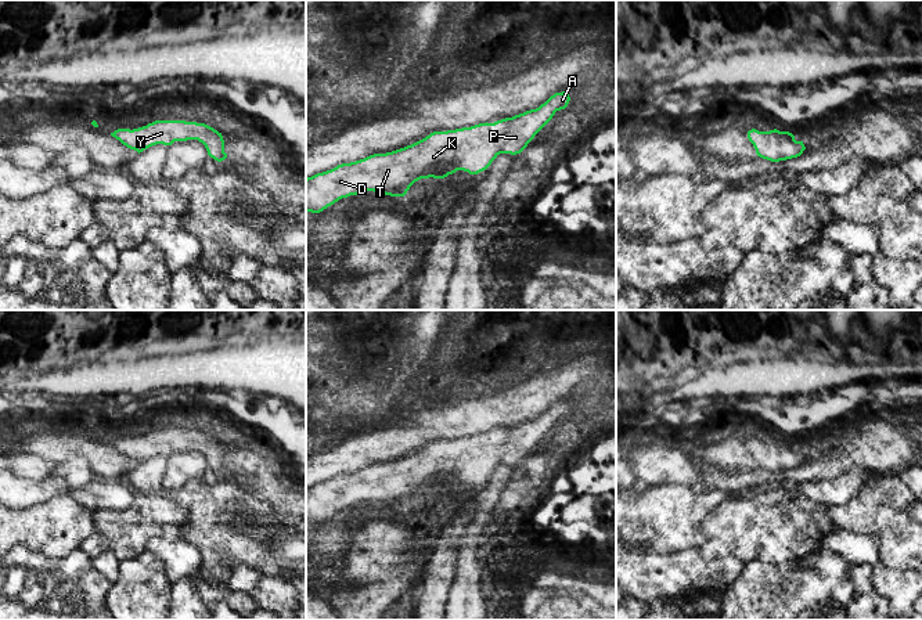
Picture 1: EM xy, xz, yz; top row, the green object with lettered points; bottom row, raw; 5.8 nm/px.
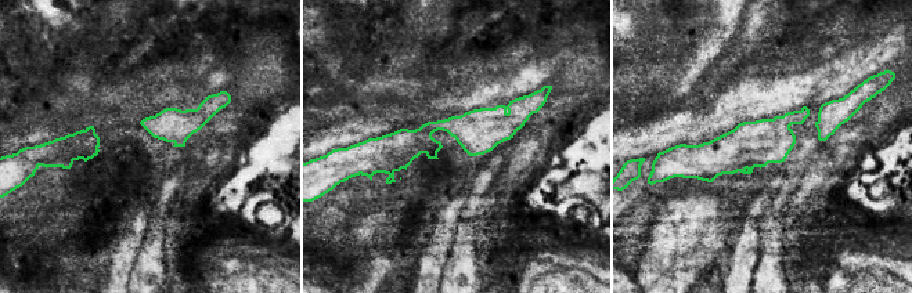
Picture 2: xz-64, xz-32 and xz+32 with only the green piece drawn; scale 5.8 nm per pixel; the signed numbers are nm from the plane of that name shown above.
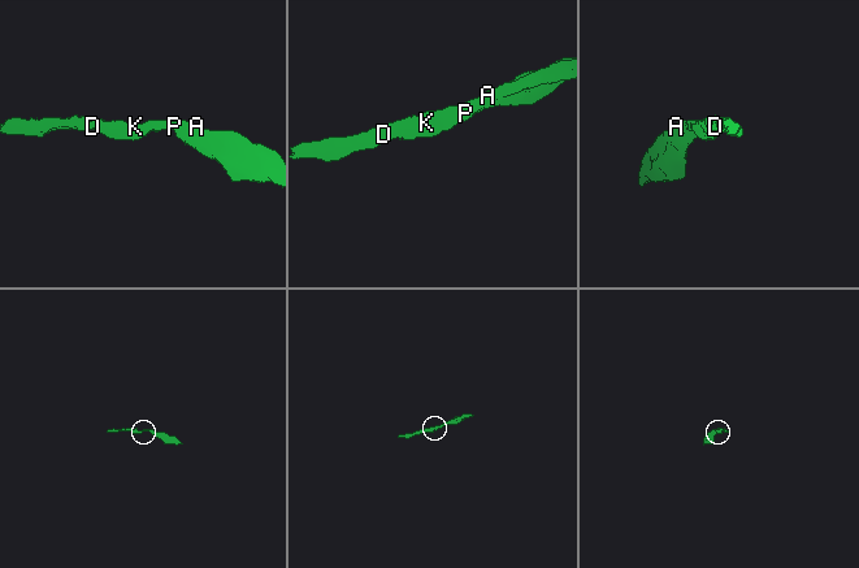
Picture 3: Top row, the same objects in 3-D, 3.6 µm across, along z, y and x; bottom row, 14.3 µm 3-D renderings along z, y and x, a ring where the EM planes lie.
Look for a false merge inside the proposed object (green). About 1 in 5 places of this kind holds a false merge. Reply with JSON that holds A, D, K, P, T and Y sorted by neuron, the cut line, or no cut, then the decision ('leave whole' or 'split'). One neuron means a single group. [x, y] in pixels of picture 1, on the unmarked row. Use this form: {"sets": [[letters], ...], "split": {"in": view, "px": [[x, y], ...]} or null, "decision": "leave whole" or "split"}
{"sets": [["A", "D", "K", "P", "T", "Y"]], "split": null, "decision": "leave whole"}

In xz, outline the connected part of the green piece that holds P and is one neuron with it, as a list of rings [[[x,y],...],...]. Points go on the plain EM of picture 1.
[[[555,403],[536,419],[494,433],[479,433],[447,441],[433,441],[425,448],[404,458],[374,464],[364,469],[342,473],[336,477],[306,489],[306,522],[320,523],[342,508],[363,501],[404,507],[410,497],[421,489],[444,489],[457,480],[478,484],[486,480],[500,464],[521,464],[534,446],[552,429],[557,421],[565,419],[570,411],[568,403]]]

